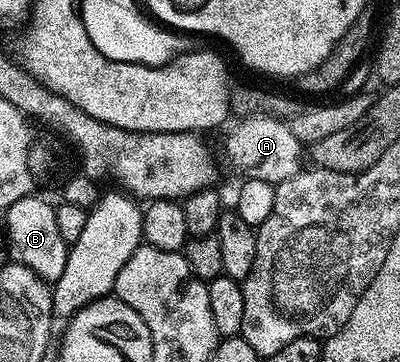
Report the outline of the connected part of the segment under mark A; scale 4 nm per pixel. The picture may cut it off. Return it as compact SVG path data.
M256 115L233 122L227 131L228 136L224 139L224 155L228 158L230 166L237 167L240 171L248 171L244 172L247 178L270 181L275 185L286 181L301 170L302 145L298 137L294 137L291 126L285 120Z

